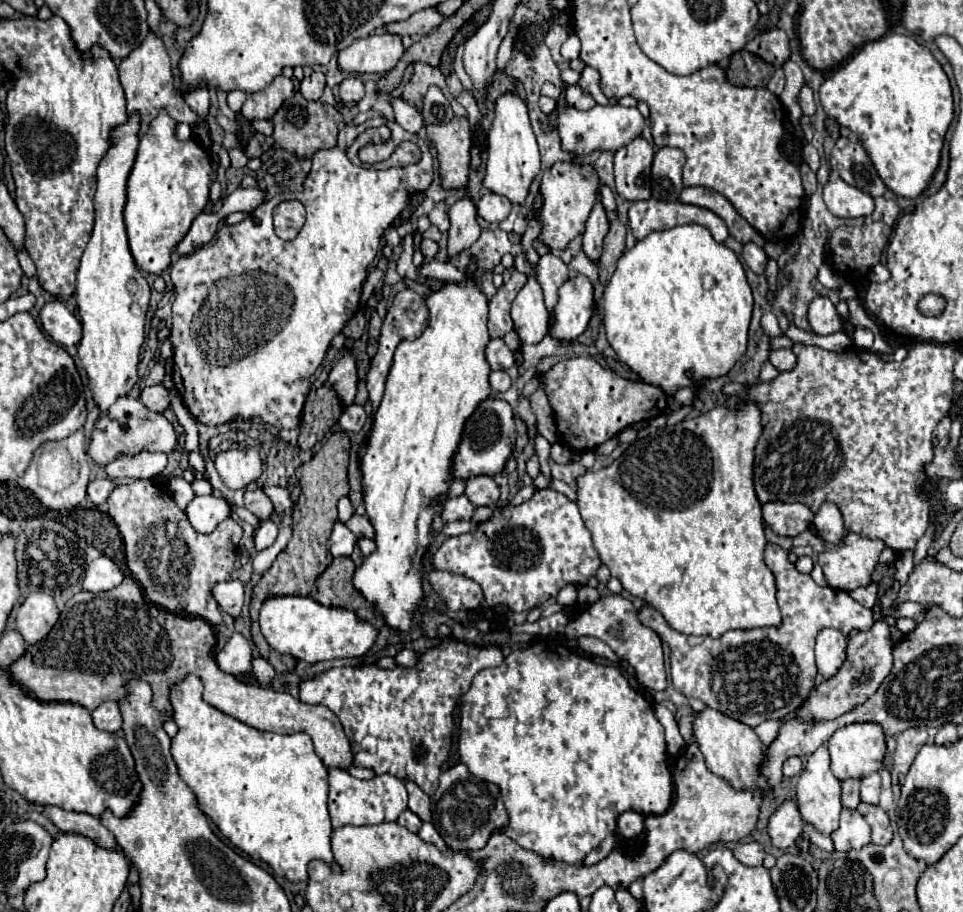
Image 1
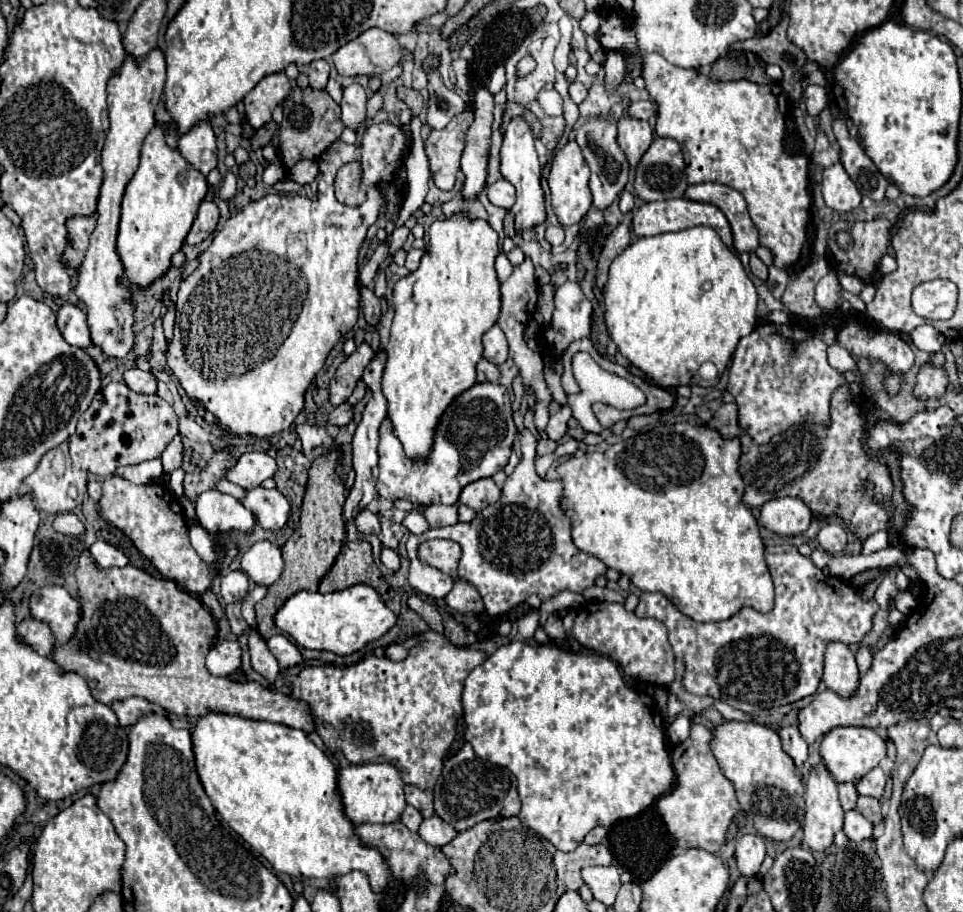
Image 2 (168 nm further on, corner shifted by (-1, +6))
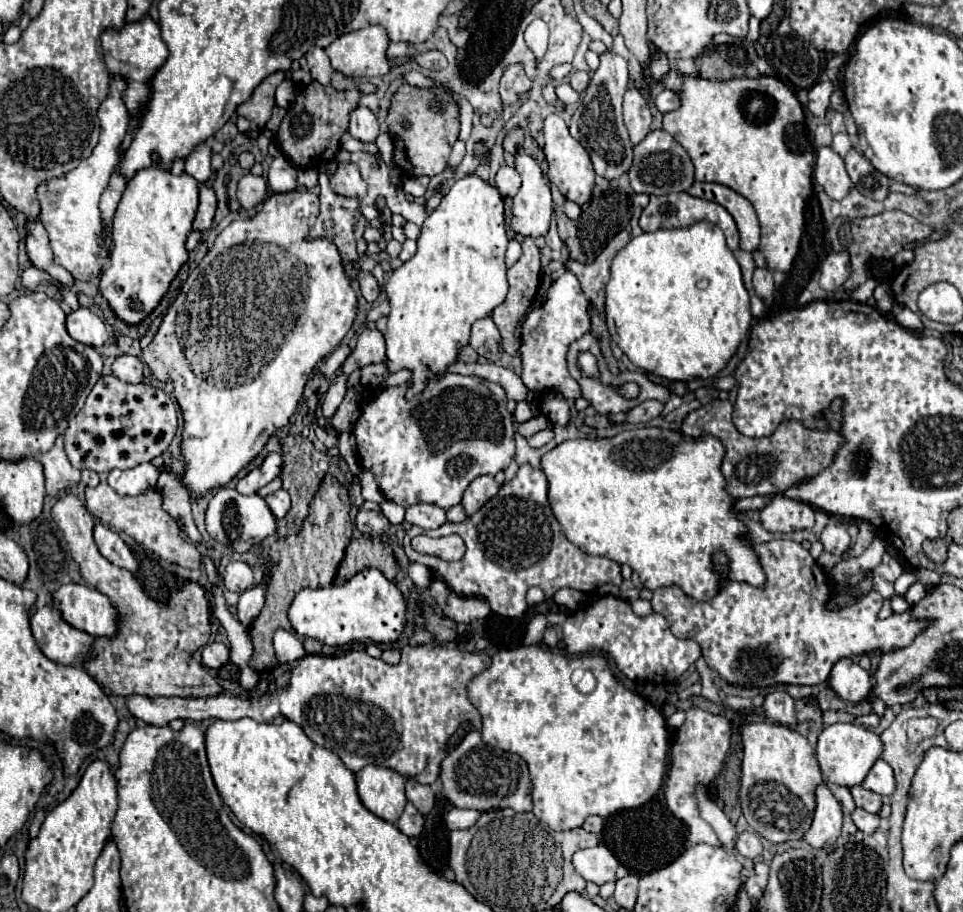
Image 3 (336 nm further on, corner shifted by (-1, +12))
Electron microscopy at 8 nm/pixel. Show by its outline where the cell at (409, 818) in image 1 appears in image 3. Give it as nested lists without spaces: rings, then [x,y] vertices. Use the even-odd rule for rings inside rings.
[[[407,801],[407,807],[401,815],[401,819],[397,821],[397,827],[407,835],[407,837],[417,837],[423,829],[423,815],[413,807],[411,801]]]

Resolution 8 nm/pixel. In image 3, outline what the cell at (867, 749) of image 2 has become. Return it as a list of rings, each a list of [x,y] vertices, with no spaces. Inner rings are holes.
[[[853,723],[829,725],[819,733],[819,739],[817,739],[817,761],[821,767],[823,779],[835,785],[845,785],[845,787],[861,785],[867,771],[881,757],[881,753],[883,753],[883,743],[879,735],[867,727],[859,727]]]

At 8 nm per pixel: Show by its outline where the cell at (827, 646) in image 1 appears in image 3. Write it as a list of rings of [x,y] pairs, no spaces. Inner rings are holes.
[[[839,659],[829,675],[829,687],[845,701],[865,701],[871,691],[871,675],[853,659]]]

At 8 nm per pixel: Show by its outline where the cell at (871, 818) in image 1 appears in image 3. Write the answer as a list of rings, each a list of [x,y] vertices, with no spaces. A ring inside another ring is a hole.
[[[855,785],[855,787],[851,787],[851,795],[853,795],[857,807],[861,807],[861,809],[865,809],[869,813],[879,813],[879,809],[881,809],[881,797],[877,793],[867,791],[867,789]]]

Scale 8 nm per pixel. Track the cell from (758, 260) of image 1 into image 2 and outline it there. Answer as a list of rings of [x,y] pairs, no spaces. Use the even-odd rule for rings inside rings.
[[[751,253],[751,273],[753,273],[757,279],[767,281],[767,267],[763,265],[763,261],[761,261],[755,253]]]

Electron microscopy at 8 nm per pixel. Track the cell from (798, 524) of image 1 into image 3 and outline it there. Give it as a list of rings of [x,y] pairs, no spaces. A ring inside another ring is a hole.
[[[775,495],[761,509],[761,525],[773,533],[791,533],[797,529],[811,529],[813,523],[815,523],[813,507],[785,495]]]

